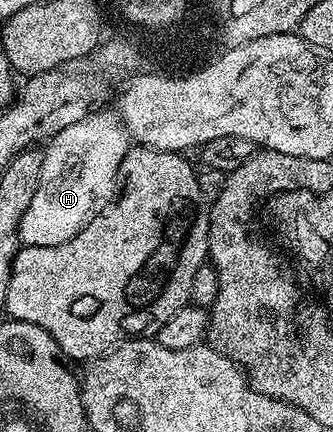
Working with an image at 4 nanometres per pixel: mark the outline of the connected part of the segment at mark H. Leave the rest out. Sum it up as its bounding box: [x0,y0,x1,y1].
[19,110,129,247]

